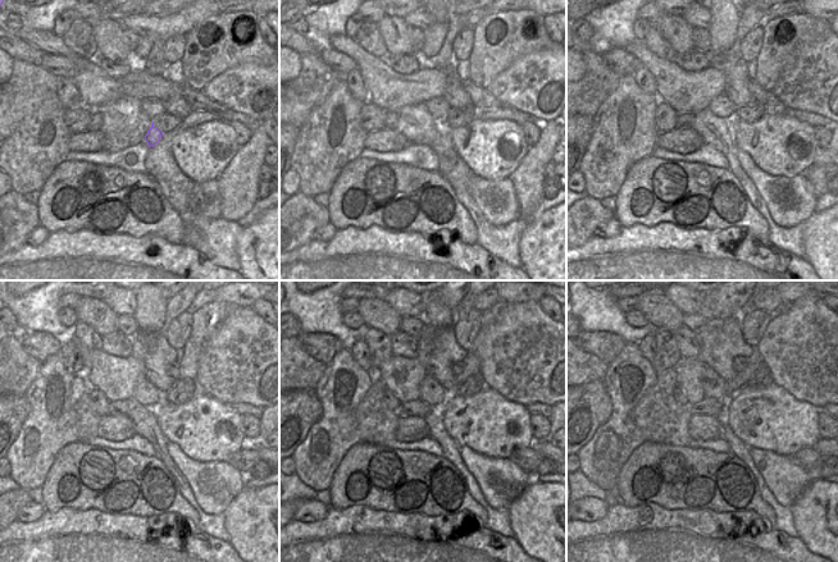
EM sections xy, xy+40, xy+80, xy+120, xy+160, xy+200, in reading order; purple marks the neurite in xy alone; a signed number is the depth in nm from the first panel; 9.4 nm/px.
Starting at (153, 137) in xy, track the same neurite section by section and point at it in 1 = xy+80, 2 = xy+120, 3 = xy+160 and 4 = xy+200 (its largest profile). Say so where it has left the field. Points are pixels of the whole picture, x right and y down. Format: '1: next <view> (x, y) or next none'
1: next xy+80 (789, 201)
2: next xy+120 (214, 484)
3: next xy+160 (501, 481)
4: next xy+200 (786, 480)

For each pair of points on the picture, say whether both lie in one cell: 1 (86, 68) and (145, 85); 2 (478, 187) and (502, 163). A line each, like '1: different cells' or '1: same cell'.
1: same cell
2: different cells

